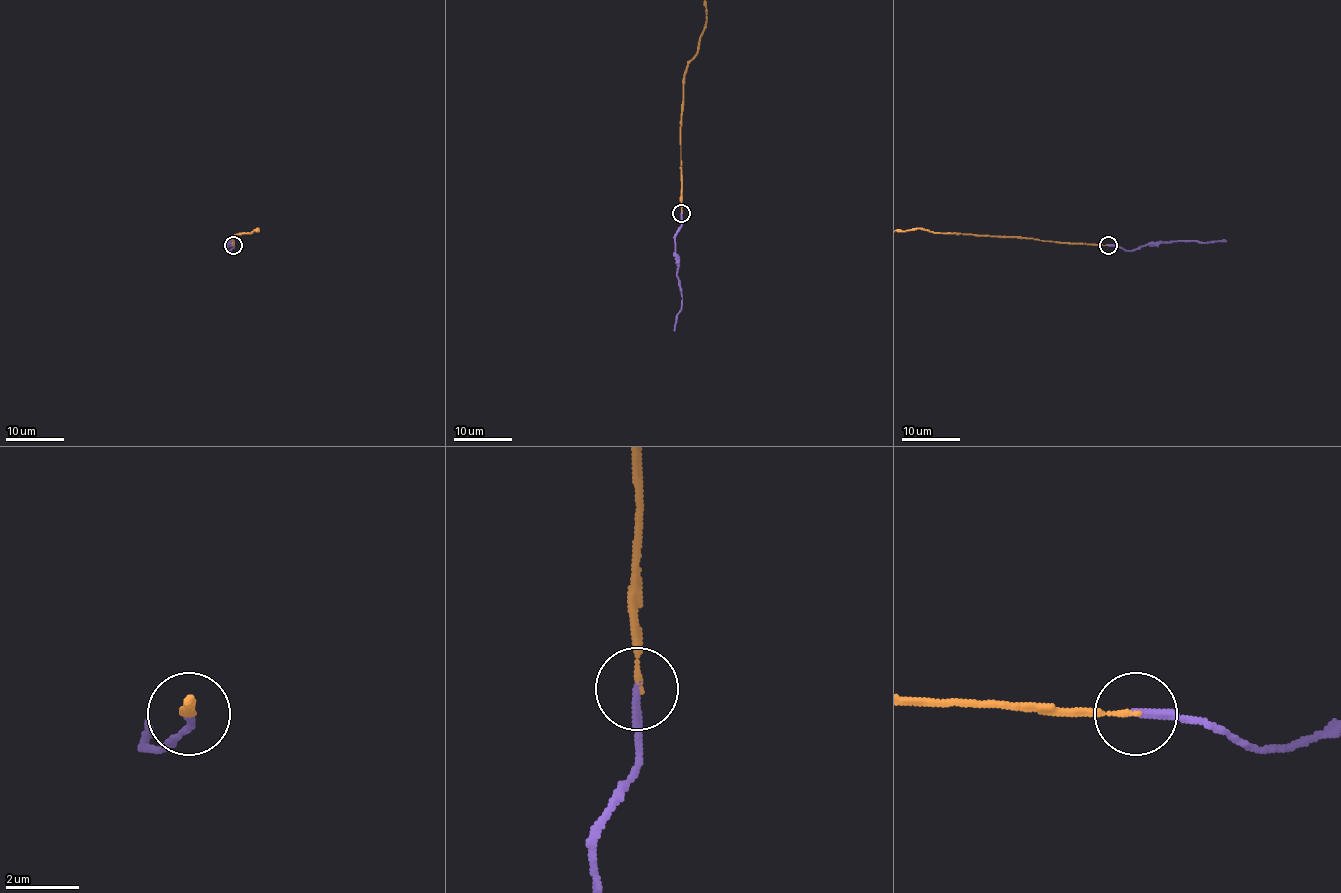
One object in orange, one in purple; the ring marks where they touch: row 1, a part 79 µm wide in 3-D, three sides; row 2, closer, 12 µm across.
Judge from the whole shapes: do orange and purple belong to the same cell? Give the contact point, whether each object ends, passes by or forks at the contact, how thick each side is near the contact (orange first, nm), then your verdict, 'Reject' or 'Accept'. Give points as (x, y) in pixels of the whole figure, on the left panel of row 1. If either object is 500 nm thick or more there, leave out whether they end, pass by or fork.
Place: (233, 245). At the ring orange ends. At the ring purple ends. Thickness 130 nm (orange) against 200 nm. Accept

